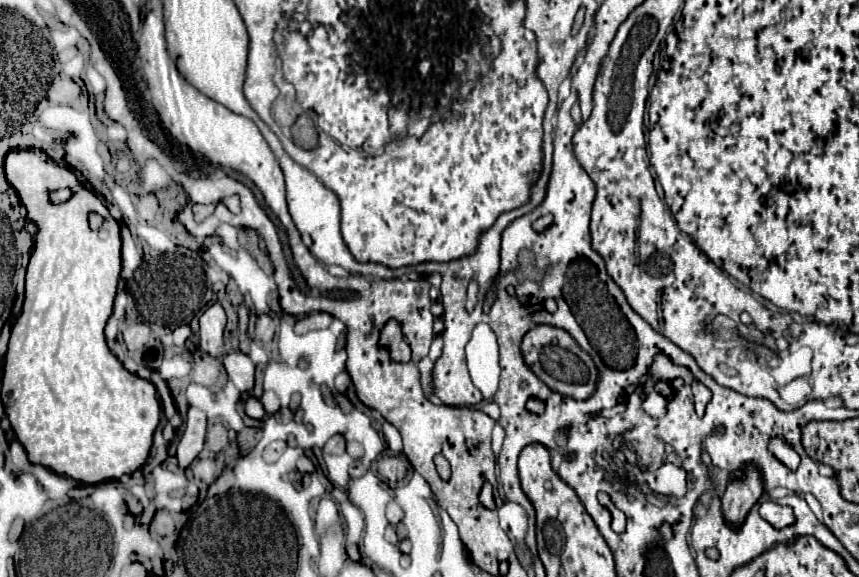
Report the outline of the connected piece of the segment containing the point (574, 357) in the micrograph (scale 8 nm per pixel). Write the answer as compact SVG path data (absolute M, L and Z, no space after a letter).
M545 324L535 326L533 330L529 330L525 334L521 350L523 350L523 358L525 358L527 366L553 392L559 392L559 394L575 398L575 400L587 400L593 396L597 380L599 380L599 370L597 370L593 358L577 346L577 342L571 338L569 332L555 328L555 326L545 326Z

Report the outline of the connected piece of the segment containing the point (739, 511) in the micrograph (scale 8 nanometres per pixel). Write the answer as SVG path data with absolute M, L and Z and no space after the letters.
M747 466L745 478L729 482L721 496L721 510L725 522L731 528L739 528L745 522L751 506L761 498L761 494L763 494L763 482L759 470Z

